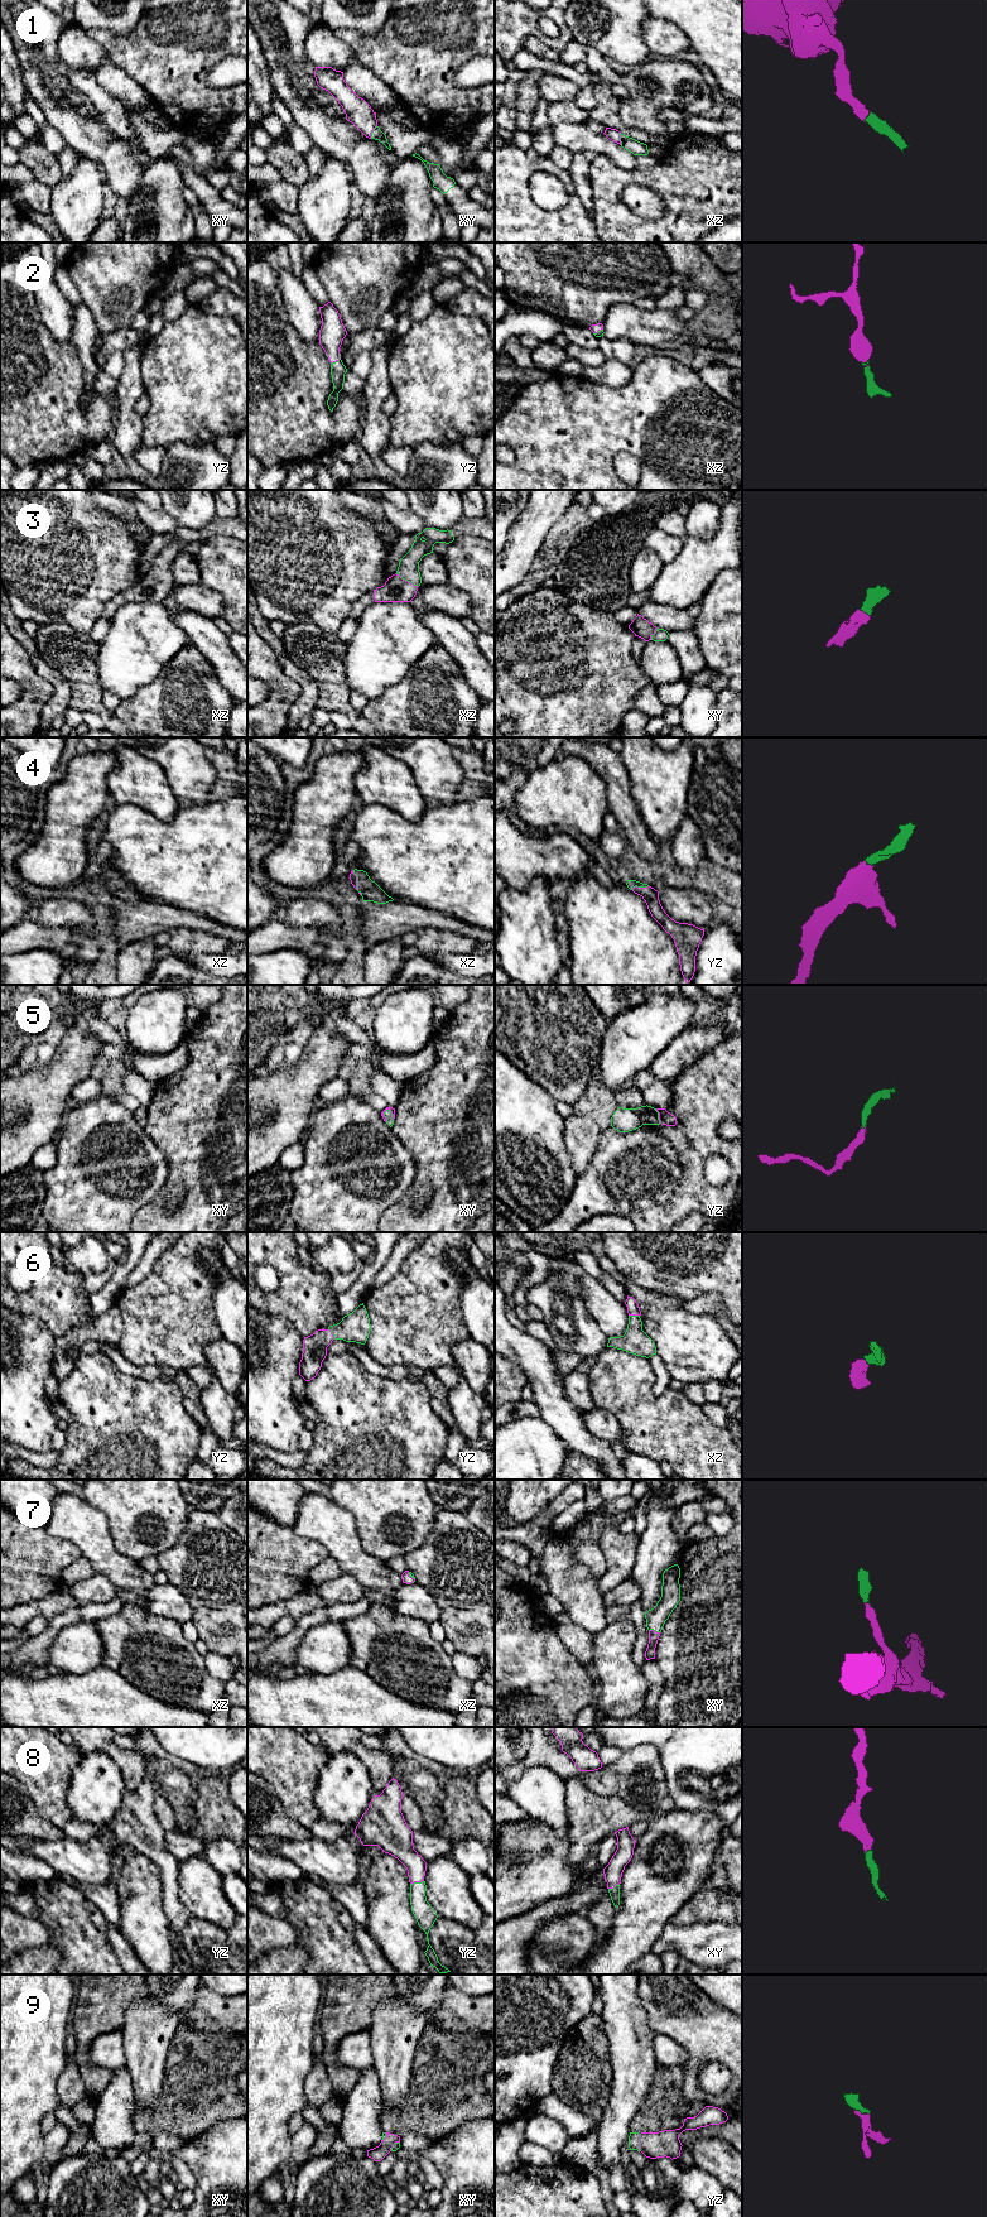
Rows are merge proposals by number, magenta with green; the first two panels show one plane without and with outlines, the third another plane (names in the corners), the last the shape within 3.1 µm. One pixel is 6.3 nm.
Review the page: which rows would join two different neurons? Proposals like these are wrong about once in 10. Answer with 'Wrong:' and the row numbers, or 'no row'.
Wrong: no row

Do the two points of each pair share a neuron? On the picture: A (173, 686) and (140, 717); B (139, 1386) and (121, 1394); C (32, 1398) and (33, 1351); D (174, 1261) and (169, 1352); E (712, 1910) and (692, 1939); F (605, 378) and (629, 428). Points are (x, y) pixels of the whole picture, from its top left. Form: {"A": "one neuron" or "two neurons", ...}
{"A": "one neuron", "B": "one neuron", "C": "one neuron", "D": "one neuron", "E": "two neurons", "F": "two neurons"}

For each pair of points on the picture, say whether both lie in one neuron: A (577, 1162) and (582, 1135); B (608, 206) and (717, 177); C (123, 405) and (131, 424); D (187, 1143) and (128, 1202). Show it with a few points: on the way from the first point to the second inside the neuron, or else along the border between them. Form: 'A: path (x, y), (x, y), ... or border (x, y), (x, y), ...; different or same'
A: path (581, 1155), (581, 1141); same
B: path (627, 177), (687, 177); same
C: path (125, 410), (126, 419); same
D: border (150, 1136), (168, 1169), (168, 1182), (159, 1191); different

